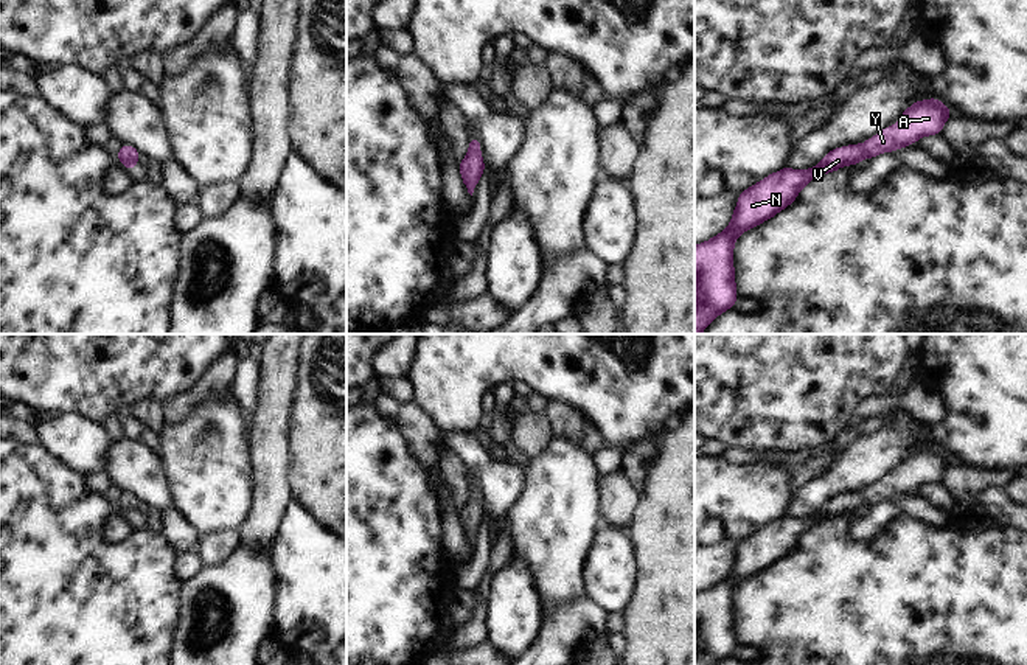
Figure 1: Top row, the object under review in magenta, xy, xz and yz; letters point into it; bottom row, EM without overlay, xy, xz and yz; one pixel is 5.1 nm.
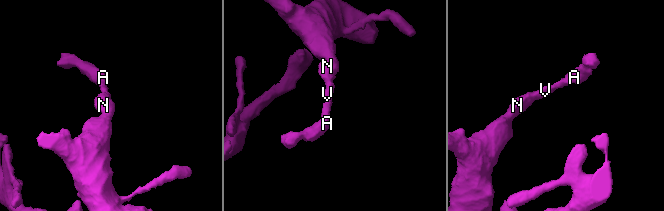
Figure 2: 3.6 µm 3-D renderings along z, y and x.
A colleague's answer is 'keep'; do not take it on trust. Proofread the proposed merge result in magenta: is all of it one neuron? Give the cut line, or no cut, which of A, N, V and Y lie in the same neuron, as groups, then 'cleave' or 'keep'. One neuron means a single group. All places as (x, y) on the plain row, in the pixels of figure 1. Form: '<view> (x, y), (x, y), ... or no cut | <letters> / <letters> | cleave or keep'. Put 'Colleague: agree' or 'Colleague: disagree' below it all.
no cut | A N V Y | keep
Colleague: agree

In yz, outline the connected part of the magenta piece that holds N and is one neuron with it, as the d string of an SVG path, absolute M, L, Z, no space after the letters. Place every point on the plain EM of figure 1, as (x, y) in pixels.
M935 444L928 449L914 451L900 465L898 474L887 474L883 480L876 482L864 493L850 493L847 496L836 496L830 499L817 514L806 519L795 519L785 514L782 519L774 521L758 530L757 533L743 539L738 545L738 552L729 576L716 583L707 590L695 594L695 665L716 665L729 656L735 654L736 637L733 621L733 589L744 580L763 569L775 564L780 558L794 550L799 539L817 522L834 521L844 513L856 513L864 507L873 507L875 503L915 491L923 483L938 483L945 469L951 465L951 458L942 452Z

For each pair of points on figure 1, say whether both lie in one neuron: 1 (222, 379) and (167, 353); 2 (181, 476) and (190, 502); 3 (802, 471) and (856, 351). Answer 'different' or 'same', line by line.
1: different
2: same
3: different

